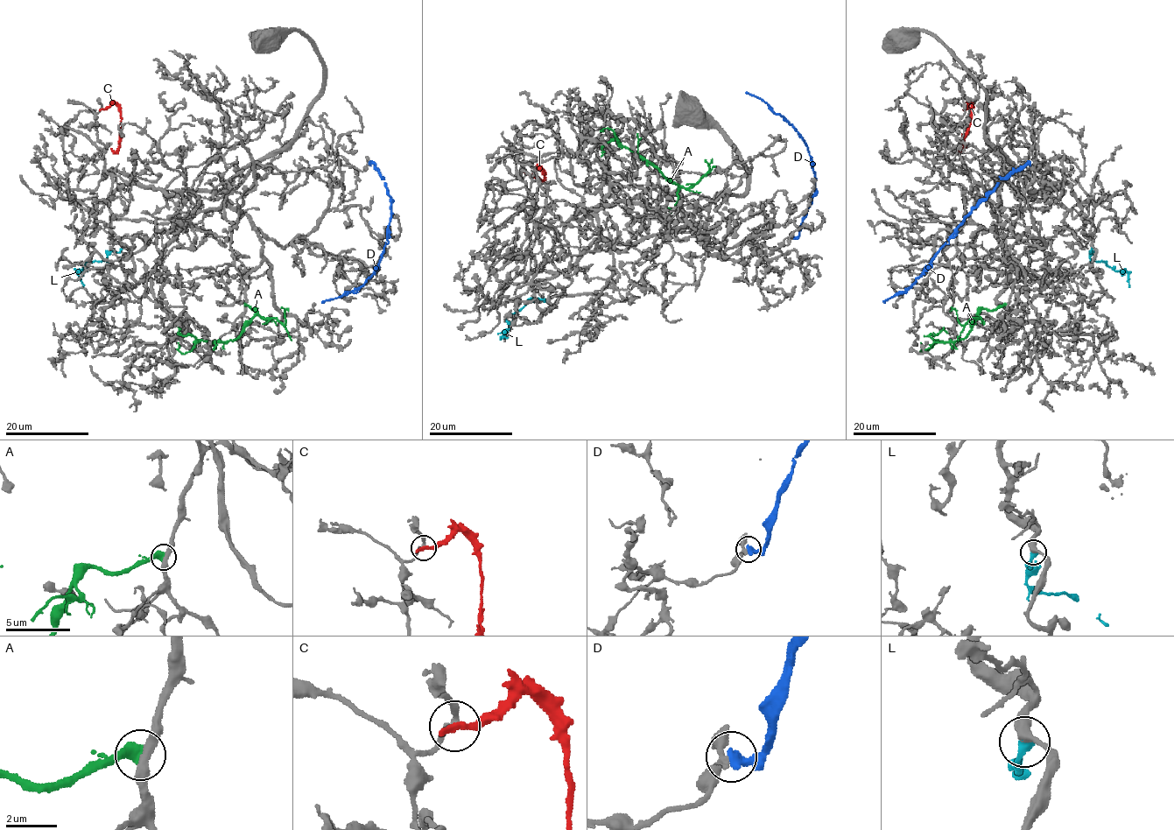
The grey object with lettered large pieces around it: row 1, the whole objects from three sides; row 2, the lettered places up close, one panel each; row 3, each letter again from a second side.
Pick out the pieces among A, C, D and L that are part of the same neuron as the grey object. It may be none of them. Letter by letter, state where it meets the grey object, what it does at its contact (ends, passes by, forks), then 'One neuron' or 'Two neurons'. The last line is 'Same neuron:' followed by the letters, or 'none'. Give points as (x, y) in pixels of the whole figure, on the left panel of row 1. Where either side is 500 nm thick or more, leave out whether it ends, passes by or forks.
A: Touches grey at (244, 305). It ends there. Two neurons
C: Touches grey at (101, 109). It ends there. Two neurons
D: Touches grey at (369, 164). It ends there. Two neurons
L: Touches grey at (122, 248). It ends there. One neuron
Same neuron: L

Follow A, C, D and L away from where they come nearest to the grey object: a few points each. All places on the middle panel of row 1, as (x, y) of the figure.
A: (668, 214), (678, 200), (678, 186), (623, 146), (614, 132), (608, 128), (602, 131), (601, 130)
C: (526, 173), (544, 179), (544, 172), (534, 167)
D: (792, 237), (798, 235), (814, 192), (812, 158), (801, 134), (784, 117), (760, 99), (745, 93)
L: (545, 300), (531, 298), (511, 313), (506, 320), (510, 322), (502, 336), (506, 338)

